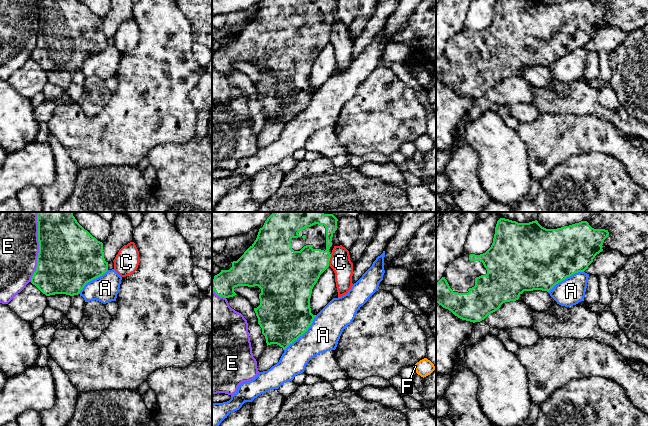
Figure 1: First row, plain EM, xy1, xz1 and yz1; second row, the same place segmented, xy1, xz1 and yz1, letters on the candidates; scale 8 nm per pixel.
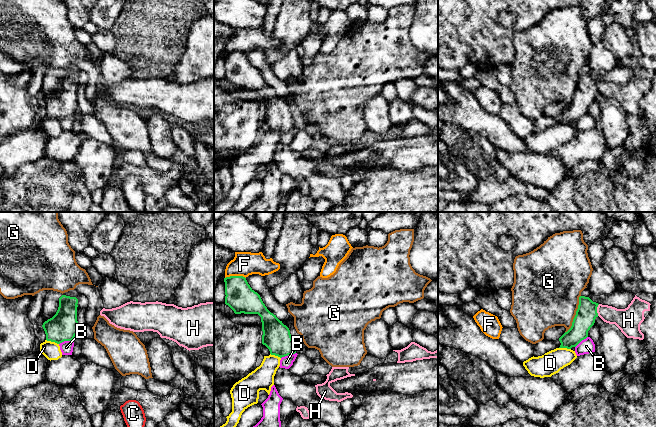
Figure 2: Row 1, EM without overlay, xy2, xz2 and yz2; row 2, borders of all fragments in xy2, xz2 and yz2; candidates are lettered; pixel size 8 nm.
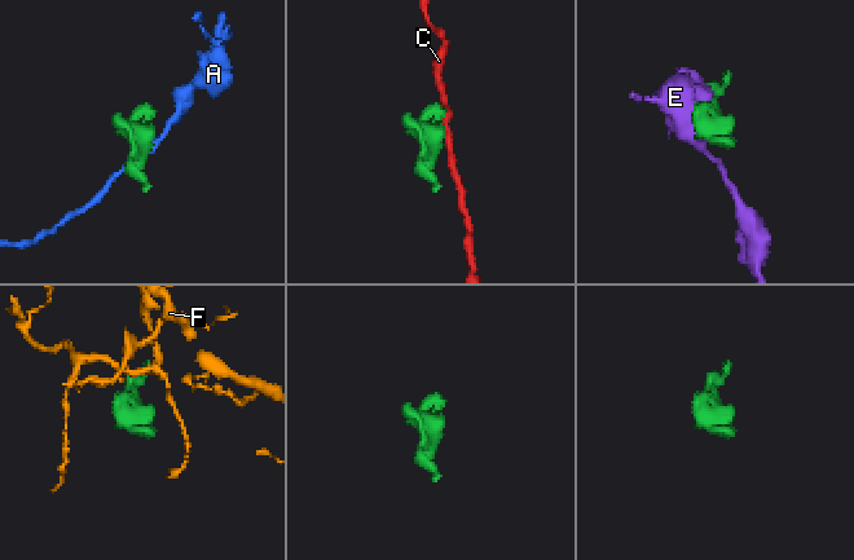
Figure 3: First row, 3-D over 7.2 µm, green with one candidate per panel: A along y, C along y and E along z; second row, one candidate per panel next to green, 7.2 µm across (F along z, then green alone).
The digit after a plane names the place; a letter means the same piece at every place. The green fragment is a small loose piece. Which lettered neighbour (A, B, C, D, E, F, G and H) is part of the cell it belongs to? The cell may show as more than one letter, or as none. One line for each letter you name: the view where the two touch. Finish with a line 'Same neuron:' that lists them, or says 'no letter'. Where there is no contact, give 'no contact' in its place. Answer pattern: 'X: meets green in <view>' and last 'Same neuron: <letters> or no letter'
Same neuron: no letter

